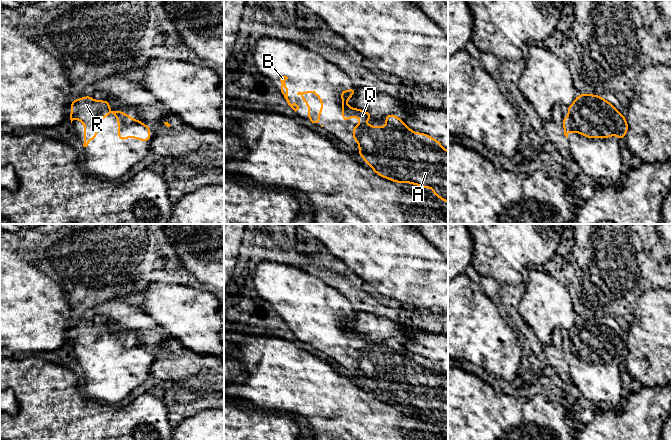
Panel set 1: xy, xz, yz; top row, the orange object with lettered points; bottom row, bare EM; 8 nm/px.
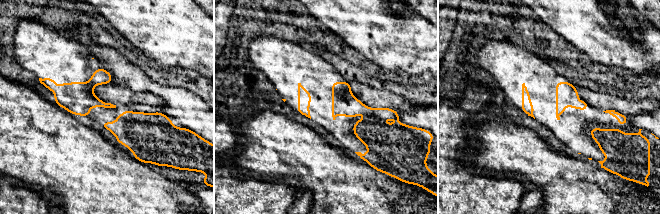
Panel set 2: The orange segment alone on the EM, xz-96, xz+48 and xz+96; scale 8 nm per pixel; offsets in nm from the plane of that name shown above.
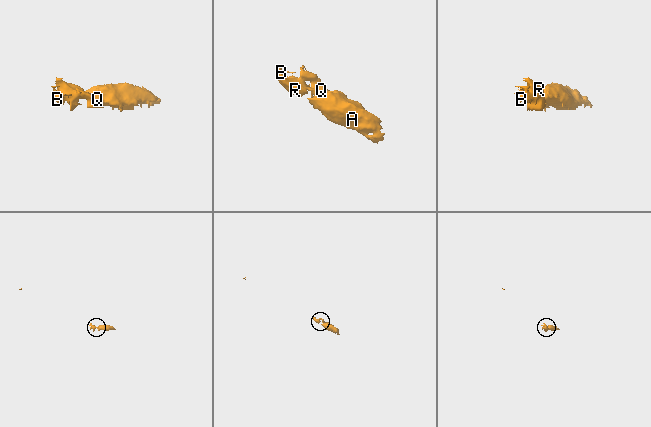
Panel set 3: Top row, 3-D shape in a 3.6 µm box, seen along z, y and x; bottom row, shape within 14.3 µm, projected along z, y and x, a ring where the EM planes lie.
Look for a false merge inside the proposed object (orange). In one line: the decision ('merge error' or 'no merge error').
no merge error

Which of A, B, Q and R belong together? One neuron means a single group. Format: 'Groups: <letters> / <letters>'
Groups: A B Q R

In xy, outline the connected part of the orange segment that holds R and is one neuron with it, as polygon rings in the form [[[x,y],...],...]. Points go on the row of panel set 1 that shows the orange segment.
[[[90,95],[71,100],[71,123],[74,119],[84,123],[84,147],[87,147],[92,139],[100,136],[96,133],[96,125],[106,118],[110,113],[114,114],[118,121],[118,140],[126,140],[129,137],[138,141],[151,142],[149,134],[153,132],[142,121],[138,121],[120,110],[108,109],[111,104],[106,100],[96,101]]]

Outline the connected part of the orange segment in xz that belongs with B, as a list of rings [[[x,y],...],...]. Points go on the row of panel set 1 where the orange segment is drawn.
[[[281,76],[280,77],[280,81],[281,81],[281,88],[279,89],[279,91],[281,92],[281,94],[284,96],[284,98],[286,99],[288,105],[296,112],[299,109],[299,106],[296,103],[291,104],[289,99],[288,99],[288,88],[285,84],[285,81],[288,79],[287,76]]]

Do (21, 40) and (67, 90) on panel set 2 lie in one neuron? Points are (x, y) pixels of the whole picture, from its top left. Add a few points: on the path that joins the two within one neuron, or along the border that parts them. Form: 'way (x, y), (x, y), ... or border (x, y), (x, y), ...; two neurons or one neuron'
way (33, 52), (59, 78); one neuron

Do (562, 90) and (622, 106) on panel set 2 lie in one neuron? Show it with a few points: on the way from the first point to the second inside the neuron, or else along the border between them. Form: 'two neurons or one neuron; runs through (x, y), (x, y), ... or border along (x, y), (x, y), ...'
two neurons; border along (575, 87), (585, 101), (598, 108)

